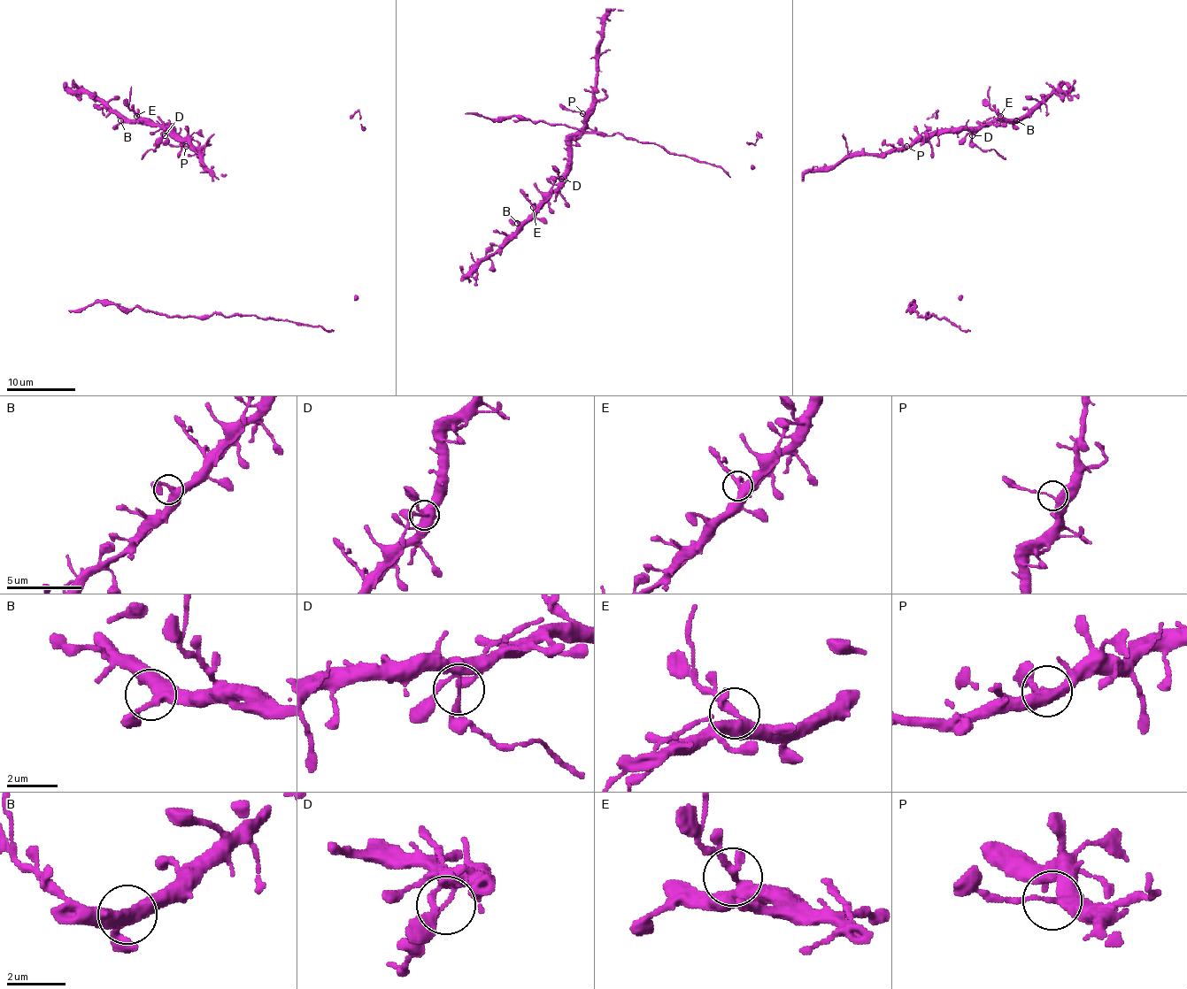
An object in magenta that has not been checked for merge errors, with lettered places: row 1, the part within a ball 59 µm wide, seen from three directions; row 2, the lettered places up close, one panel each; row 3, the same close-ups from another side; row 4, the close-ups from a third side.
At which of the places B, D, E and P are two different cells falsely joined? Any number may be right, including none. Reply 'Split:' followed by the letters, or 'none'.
Split: D, E

